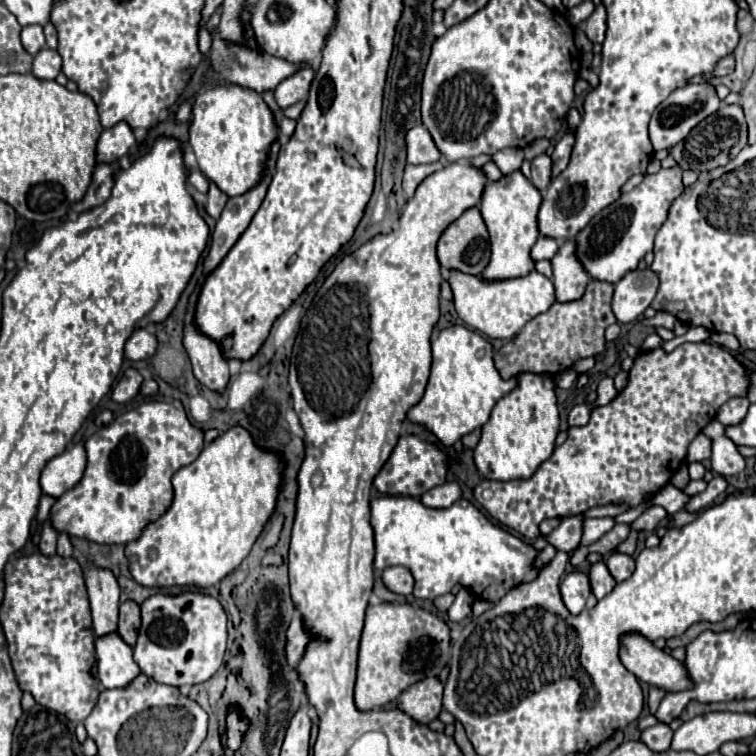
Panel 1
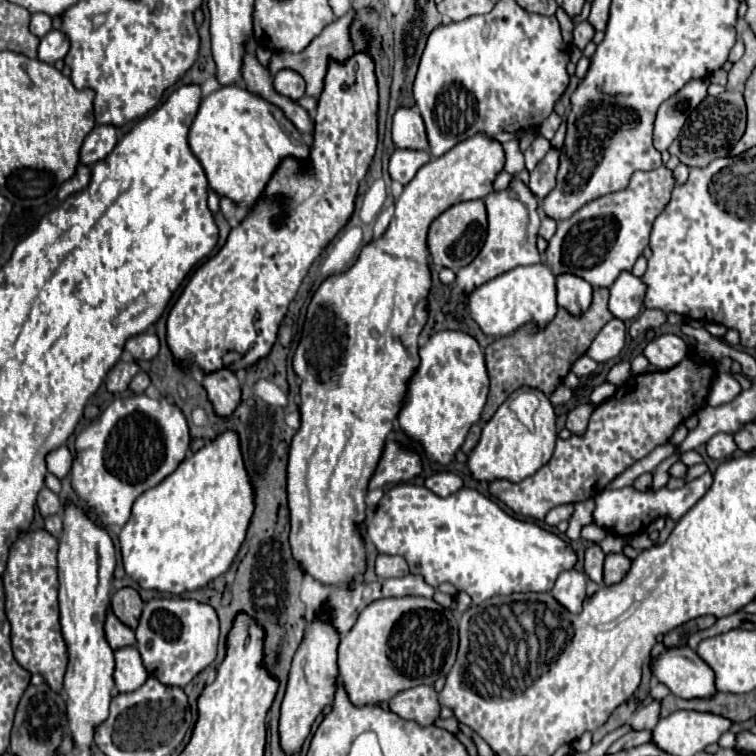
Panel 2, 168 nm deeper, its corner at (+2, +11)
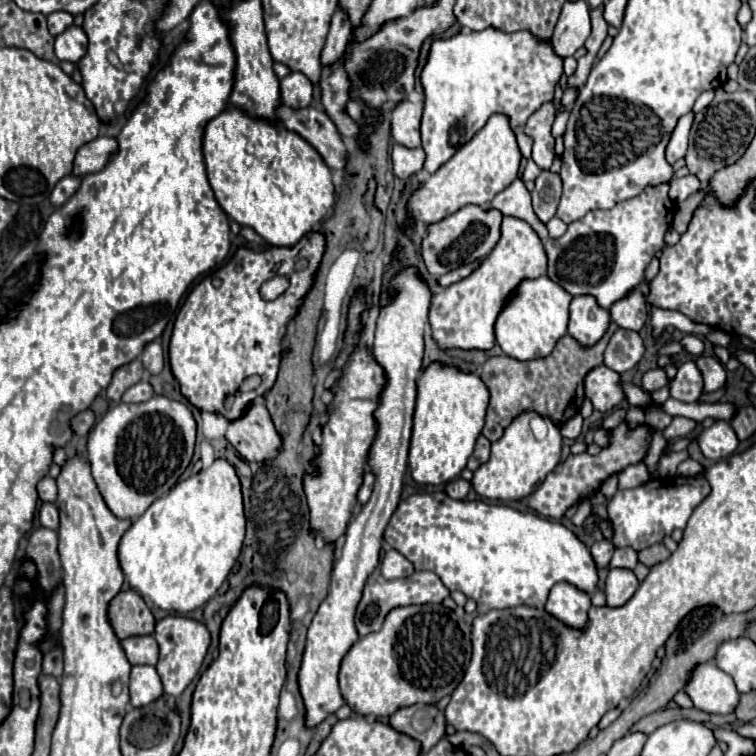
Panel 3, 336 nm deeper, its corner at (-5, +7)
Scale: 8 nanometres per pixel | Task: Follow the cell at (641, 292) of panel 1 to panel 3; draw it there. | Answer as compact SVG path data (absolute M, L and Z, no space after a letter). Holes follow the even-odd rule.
M636 290L636 292L632 292L632 296L626 296L624 300L620 300L620 304L614 304L610 308L610 314L612 314L612 320L620 328L638 332L648 320L646 298L642 296L640 290Z

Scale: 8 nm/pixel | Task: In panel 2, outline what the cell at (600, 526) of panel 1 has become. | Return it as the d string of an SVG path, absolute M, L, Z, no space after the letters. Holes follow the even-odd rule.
M705 472L703 476L687 482L679 490L667 490L661 488L657 492L647 490L647 492L637 492L633 486L625 486L619 490L603 490L599 496L595 496L595 510L593 510L593 524L599 528L605 528L617 536L635 536L641 534L655 518L659 516L669 516L675 522L691 508L697 504L699 498L705 496L705 492L713 484L713 474Z

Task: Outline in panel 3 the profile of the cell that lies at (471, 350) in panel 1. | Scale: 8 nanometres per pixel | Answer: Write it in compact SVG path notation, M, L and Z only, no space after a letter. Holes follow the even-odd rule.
M430 364L422 376L418 378L418 398L416 398L416 412L414 412L414 428L408 452L408 468L418 484L432 484L440 486L454 480L464 468L474 450L476 438L482 432L484 416L488 406L488 388L480 380L480 376L462 374L456 368L446 368L440 364Z

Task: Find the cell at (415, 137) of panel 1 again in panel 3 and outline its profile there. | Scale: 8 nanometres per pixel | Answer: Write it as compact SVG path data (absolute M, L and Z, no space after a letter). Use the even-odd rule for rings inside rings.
M404 100L392 108L390 126L392 136L396 136L398 144L404 144L408 148L420 146L420 118L422 118L422 100L420 102Z

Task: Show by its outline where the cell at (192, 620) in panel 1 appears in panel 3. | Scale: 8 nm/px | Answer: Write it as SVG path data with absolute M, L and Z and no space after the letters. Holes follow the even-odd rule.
M166 616L164 620L156 622L156 632L154 638L160 646L160 660L156 664L156 670L162 678L164 684L164 694L170 696L180 696L184 692L184 688L196 678L196 674L200 672L202 660L206 656L206 650L210 646L210 634L208 630L184 616Z

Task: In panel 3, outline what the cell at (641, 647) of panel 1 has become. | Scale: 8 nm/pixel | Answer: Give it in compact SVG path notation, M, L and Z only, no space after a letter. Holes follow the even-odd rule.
M710 662L696 668L696 676L692 676L684 690L692 698L694 706L708 714L730 714L740 702L732 676Z

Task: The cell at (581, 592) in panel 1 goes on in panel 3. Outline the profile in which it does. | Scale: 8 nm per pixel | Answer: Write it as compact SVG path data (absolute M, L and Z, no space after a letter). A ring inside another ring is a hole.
M554 584L544 610L558 618L568 628L584 628L588 620L590 610L590 596L586 592L580 592L578 588L572 588L572 584Z

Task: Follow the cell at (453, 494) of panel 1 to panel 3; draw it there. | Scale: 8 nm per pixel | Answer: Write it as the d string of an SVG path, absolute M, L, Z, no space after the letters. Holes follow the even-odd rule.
M456 478L456 480L452 480L452 482L446 484L446 494L450 498L454 498L454 500L464 500L466 494L468 494L468 490L470 490L470 482L466 482L462 478Z

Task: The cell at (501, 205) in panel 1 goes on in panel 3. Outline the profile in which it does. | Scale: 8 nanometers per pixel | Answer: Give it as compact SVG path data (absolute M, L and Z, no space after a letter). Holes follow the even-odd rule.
M504 216L502 238L472 276L438 290L432 296L428 324L440 350L490 350L496 344L494 324L520 282L546 274L546 252L538 234L520 218Z

